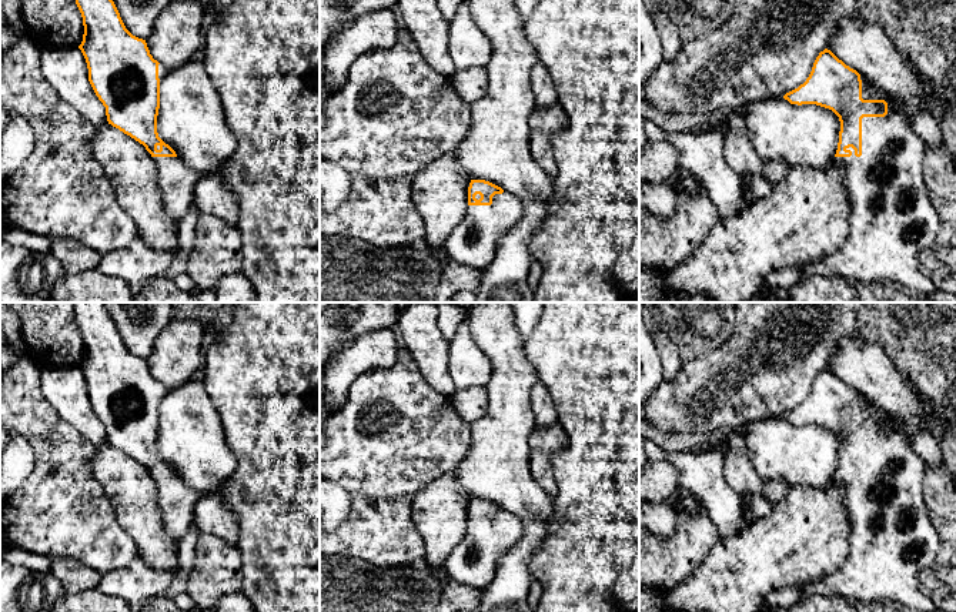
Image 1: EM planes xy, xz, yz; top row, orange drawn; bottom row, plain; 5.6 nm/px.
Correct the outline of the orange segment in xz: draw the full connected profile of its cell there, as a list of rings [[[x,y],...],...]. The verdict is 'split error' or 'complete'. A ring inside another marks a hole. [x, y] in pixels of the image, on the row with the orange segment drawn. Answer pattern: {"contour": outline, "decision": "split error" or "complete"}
{"contour": [[[471,180],[465,215],[442,247],[454,261],[485,270],[501,237],[519,221],[522,213],[521,198],[489,181]]], "decision": "split error"}

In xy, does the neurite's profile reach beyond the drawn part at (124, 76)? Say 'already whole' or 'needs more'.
needs more

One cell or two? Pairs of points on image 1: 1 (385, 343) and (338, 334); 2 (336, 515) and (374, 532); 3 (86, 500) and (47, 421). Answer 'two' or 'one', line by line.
1: two
2: two
3: one

